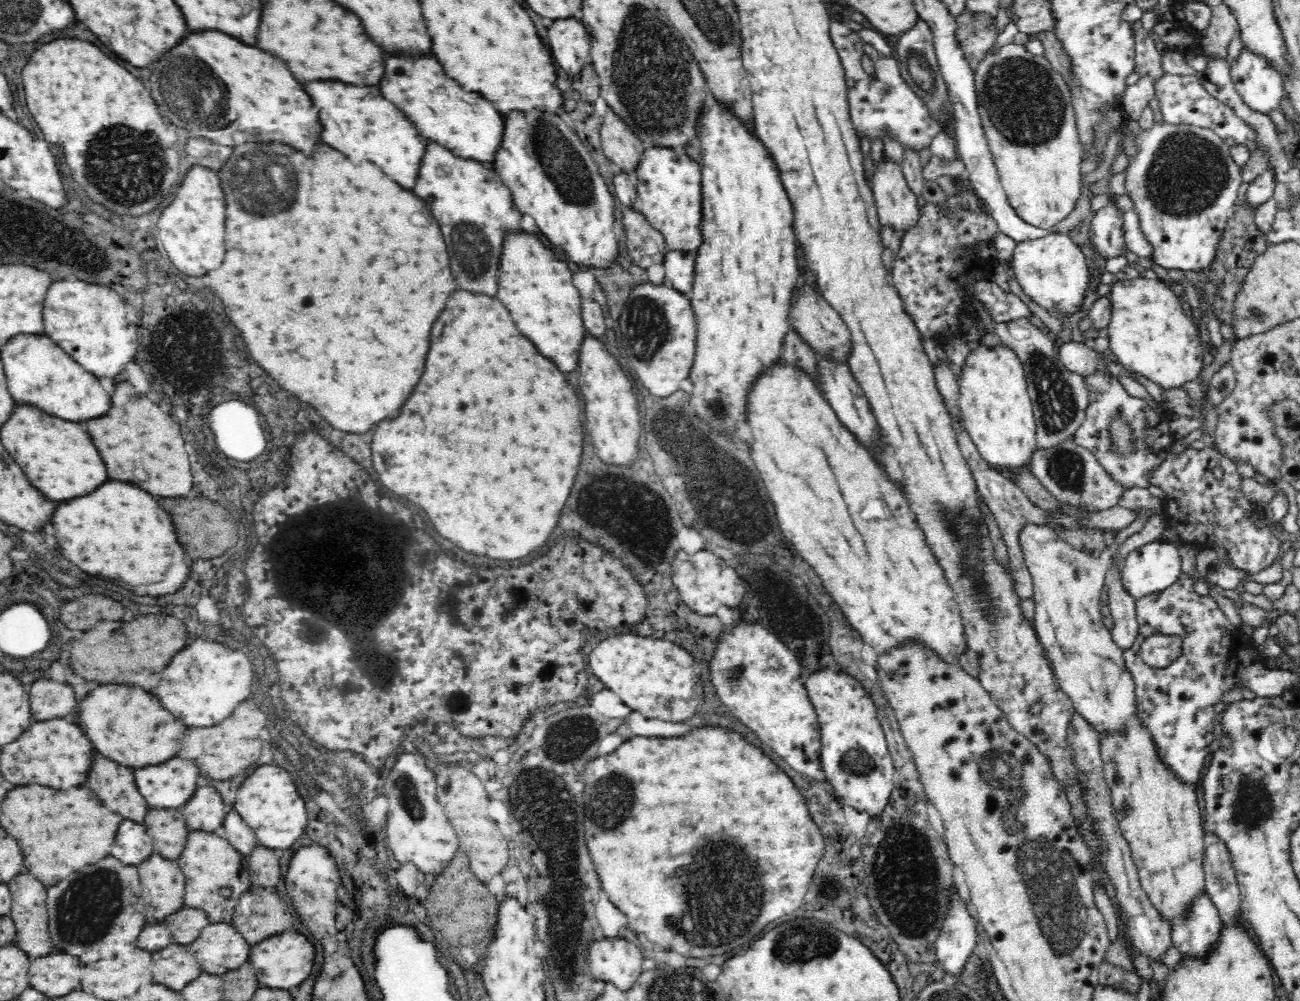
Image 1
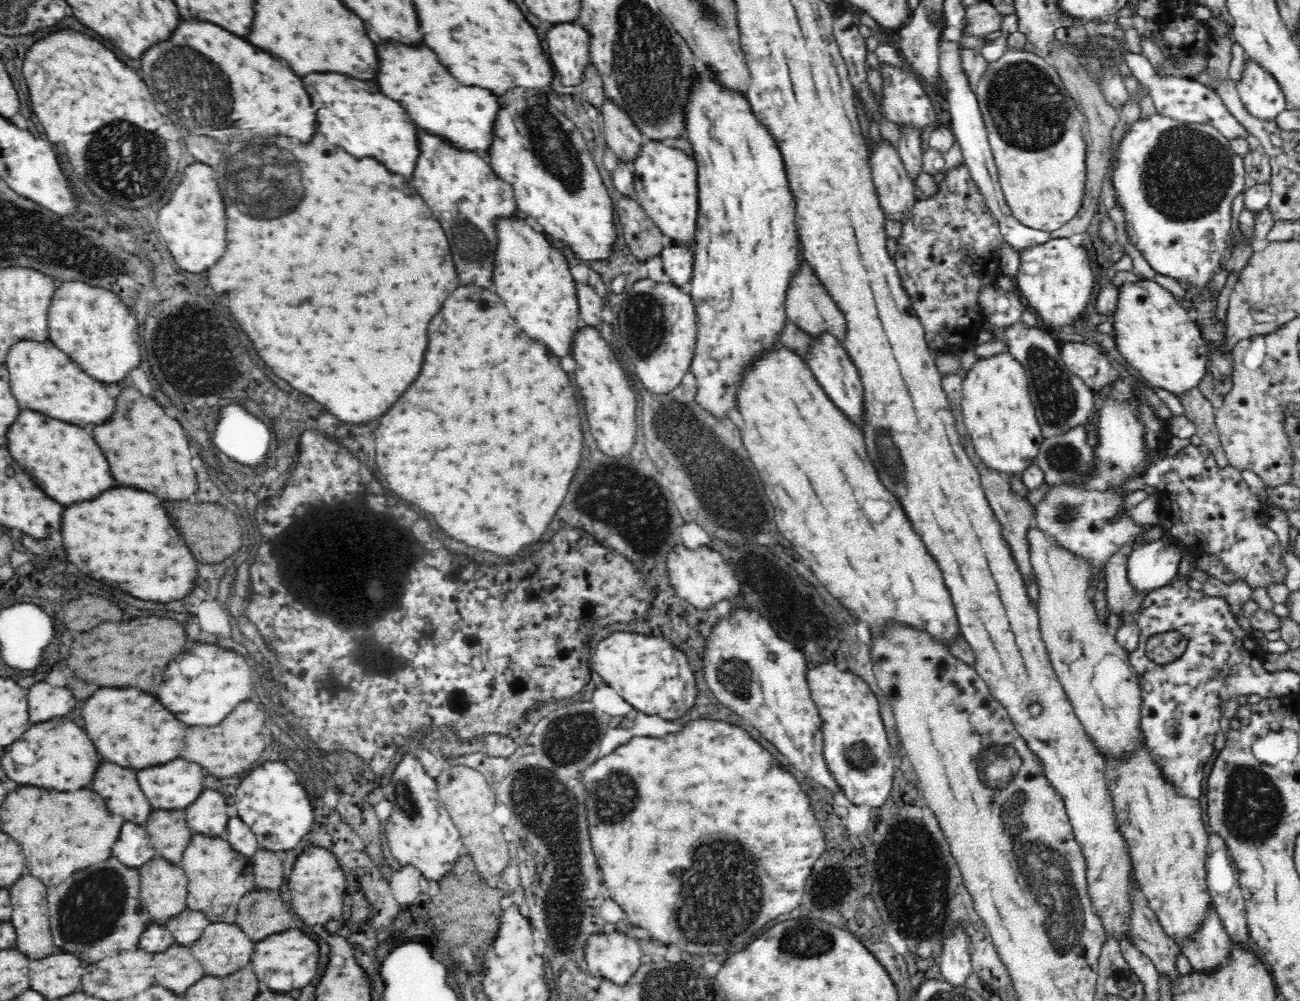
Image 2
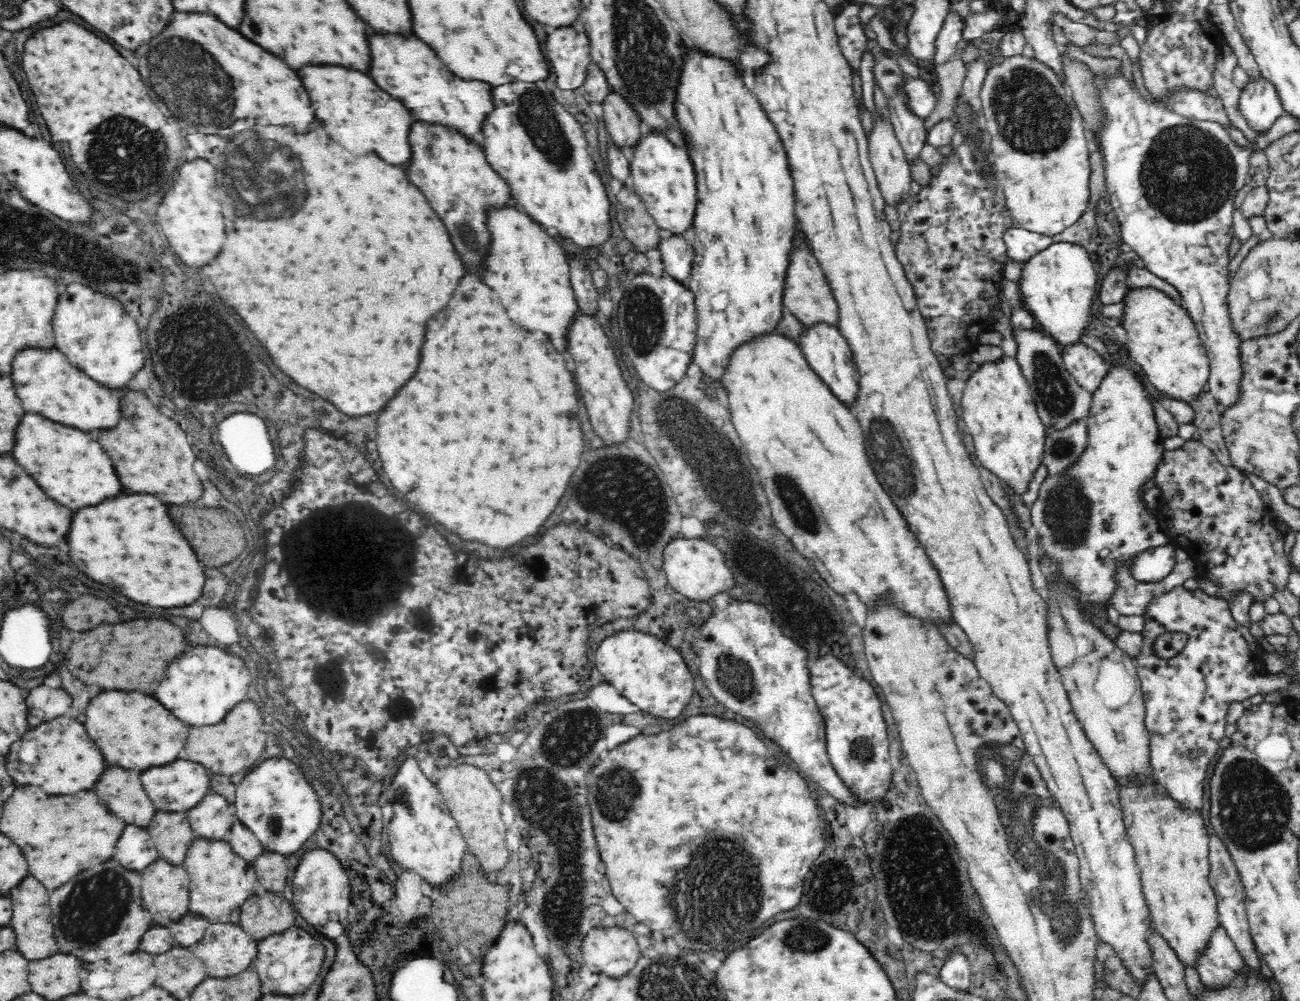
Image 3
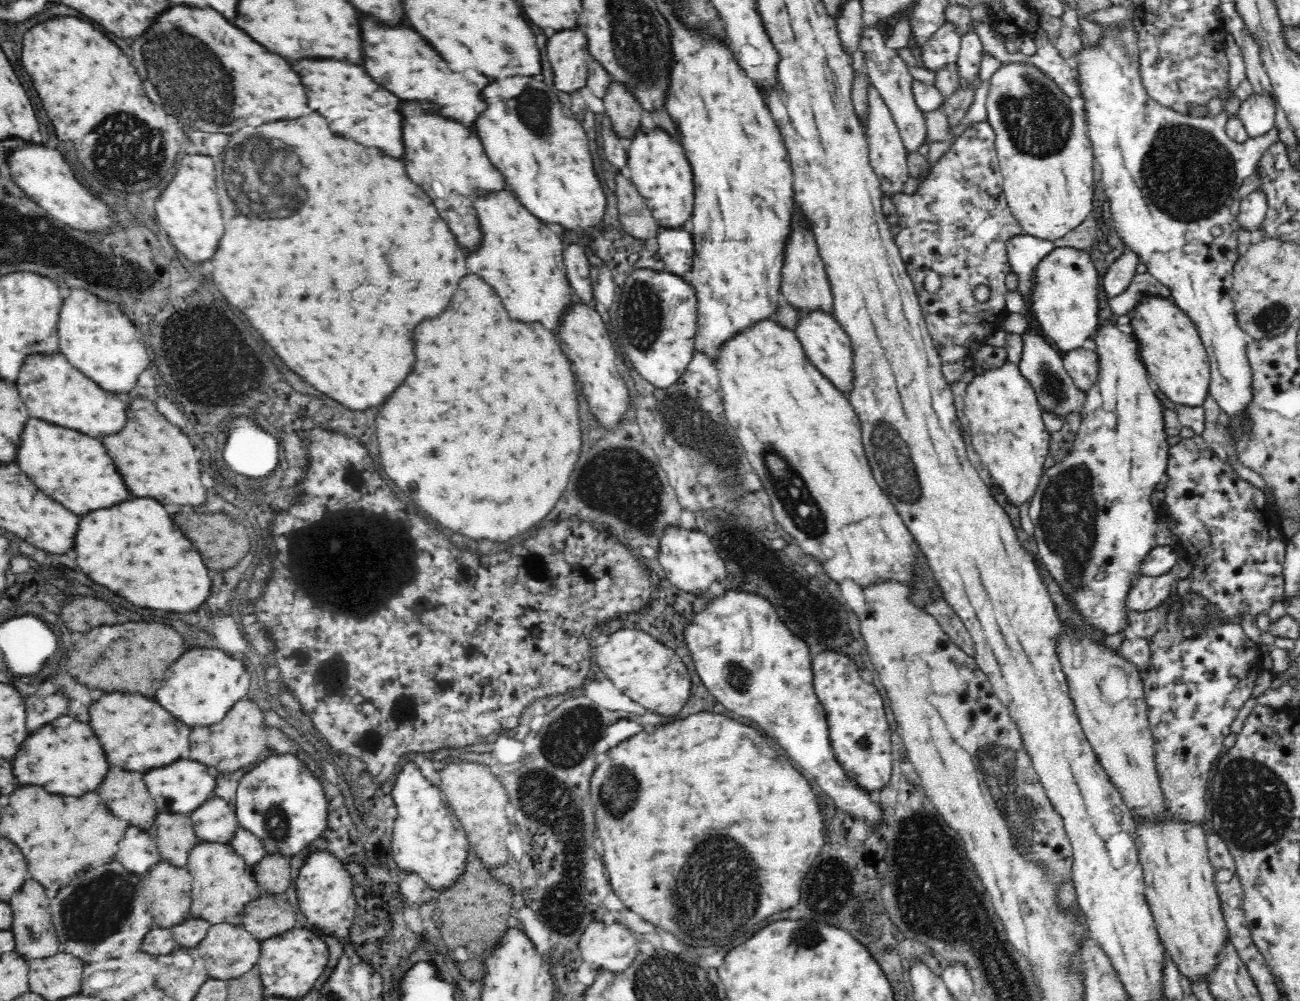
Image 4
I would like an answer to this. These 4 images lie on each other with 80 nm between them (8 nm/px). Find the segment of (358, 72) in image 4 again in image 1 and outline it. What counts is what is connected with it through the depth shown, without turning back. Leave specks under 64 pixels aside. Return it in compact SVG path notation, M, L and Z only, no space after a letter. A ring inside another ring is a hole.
M310 80L306 82L306 92L310 92L314 106L318 106L318 122L322 126L324 142L344 152L354 164L372 160L404 188L414 186L426 140L420 138L402 110L382 98L378 86L358 86L342 80Z

